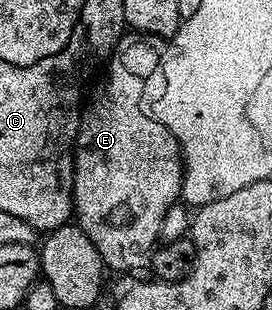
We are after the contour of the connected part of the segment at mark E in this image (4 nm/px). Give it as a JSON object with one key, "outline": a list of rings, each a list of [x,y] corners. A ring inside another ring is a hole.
{"outline":[[[131,37],[126,41],[120,42],[117,50],[110,56],[109,62],[106,64],[105,72],[107,76],[103,79],[103,88],[95,95],[95,100],[91,104],[86,104],[85,110],[82,112],[79,120],[79,131],[75,135],[75,148],[73,151],[75,157],[75,202],[73,204],[73,215],[77,220],[77,225],[85,233],[85,237],[89,237],[89,241],[93,241],[93,245],[97,249],[97,253],[103,259],[104,268],[115,271],[127,271],[130,267],[135,267],[139,262],[146,260],[150,256],[153,248],[160,242],[159,230],[161,223],[165,218],[165,213],[170,206],[177,203],[183,189],[183,152],[179,150],[179,142],[173,137],[173,133],[169,133],[169,129],[165,125],[161,125],[154,114],[145,112],[139,108],[139,75],[135,71],[130,71],[127,67],[151,67],[160,62],[161,55],[157,50],[154,51],[150,47],[148,40],[143,37]]]}

